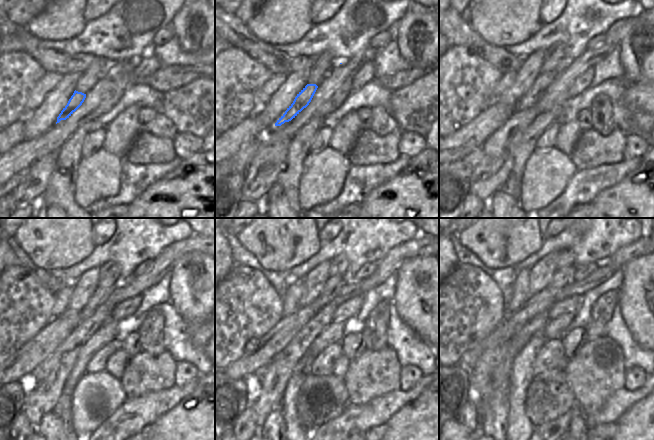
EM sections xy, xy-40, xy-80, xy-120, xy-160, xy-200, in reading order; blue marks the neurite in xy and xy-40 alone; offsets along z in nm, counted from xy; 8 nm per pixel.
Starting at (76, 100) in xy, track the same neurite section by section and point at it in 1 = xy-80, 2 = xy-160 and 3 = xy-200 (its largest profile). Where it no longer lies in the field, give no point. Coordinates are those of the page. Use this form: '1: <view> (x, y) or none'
1: xy-80 (543, 81)
2: xy-160 (332, 288)
3: xy-200 (563, 276)

